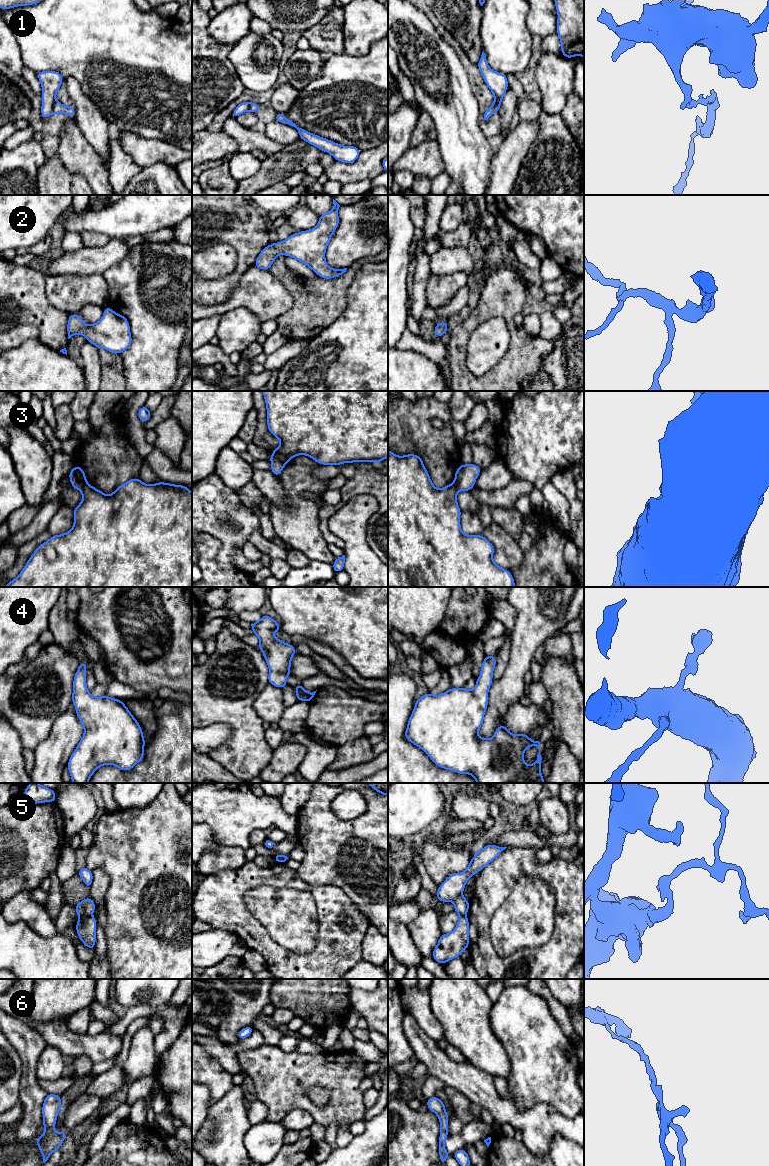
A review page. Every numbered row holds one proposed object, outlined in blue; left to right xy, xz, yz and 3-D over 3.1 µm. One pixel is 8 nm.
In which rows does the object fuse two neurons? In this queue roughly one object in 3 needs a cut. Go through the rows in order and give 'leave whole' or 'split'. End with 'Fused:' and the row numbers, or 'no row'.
1: split
2: leave whole
3: split
4: leave whole
5: split
6: leave whole
Fused: 1, 3, 5

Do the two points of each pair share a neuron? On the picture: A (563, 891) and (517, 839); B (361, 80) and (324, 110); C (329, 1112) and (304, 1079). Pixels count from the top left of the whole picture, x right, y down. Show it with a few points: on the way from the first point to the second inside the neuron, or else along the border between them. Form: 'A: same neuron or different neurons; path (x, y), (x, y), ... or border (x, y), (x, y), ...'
A: different neurons; border (507, 846), (531, 846), (538, 849)
B: same neuron; path (352, 89), (336, 105), (333, 105)
C: same neuron; path (318, 1112), (301, 1097), (301, 1090)

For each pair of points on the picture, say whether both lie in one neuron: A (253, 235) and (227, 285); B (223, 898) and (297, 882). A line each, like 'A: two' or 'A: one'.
A: one
B: one

